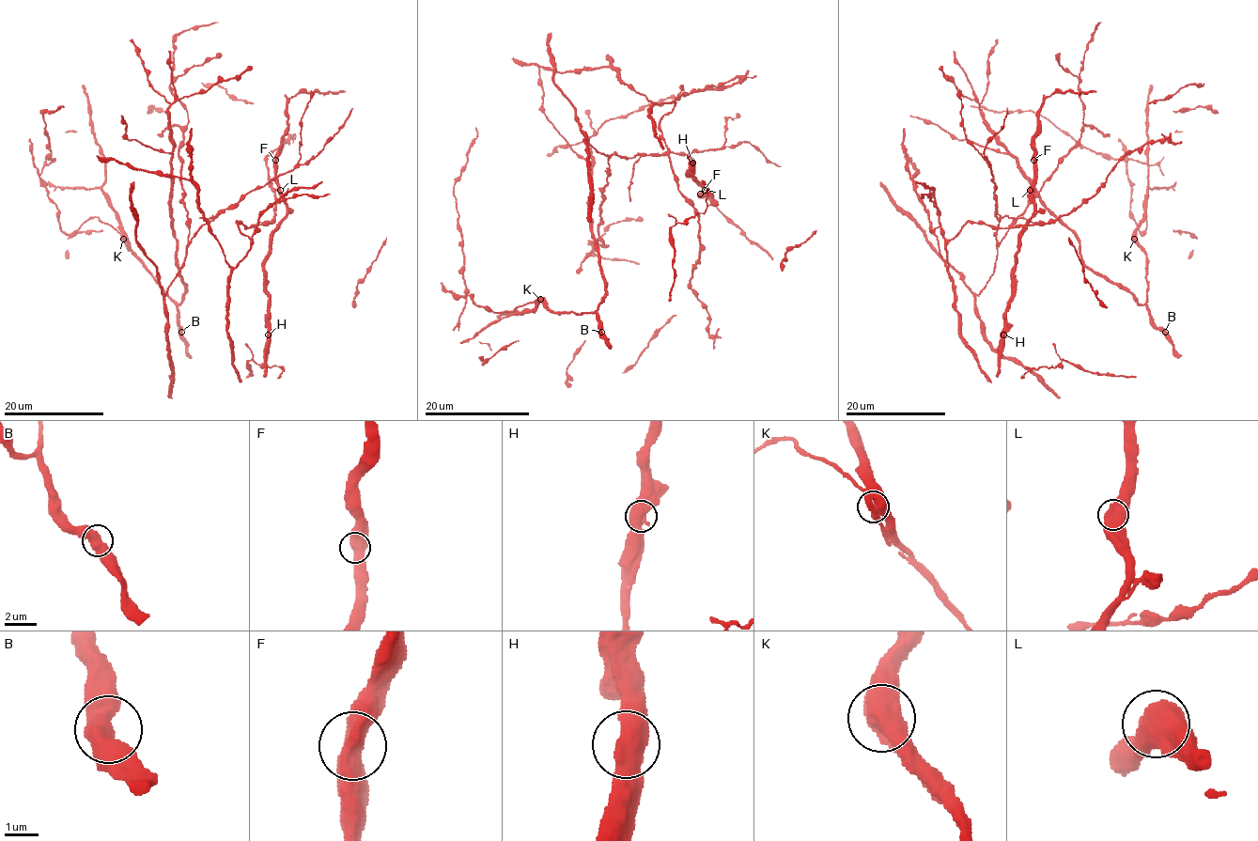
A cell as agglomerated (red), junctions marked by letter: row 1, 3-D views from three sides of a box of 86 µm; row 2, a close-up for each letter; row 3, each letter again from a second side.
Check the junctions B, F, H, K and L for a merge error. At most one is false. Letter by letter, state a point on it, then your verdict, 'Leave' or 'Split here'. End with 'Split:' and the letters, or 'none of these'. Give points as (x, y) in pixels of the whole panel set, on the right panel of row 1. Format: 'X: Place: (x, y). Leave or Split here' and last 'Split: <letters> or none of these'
B: Place: (1165, 332). Leave
F: Place: (1033, 160). Leave
H: Place: (1003, 334). Leave
K: Place: (1134, 239). Leave
L: Place: (1030, 190). Leave
Split: none of these

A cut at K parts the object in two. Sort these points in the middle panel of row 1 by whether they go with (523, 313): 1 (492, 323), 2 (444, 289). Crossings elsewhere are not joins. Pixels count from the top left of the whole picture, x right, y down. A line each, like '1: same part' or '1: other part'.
1: same part
2: other part

